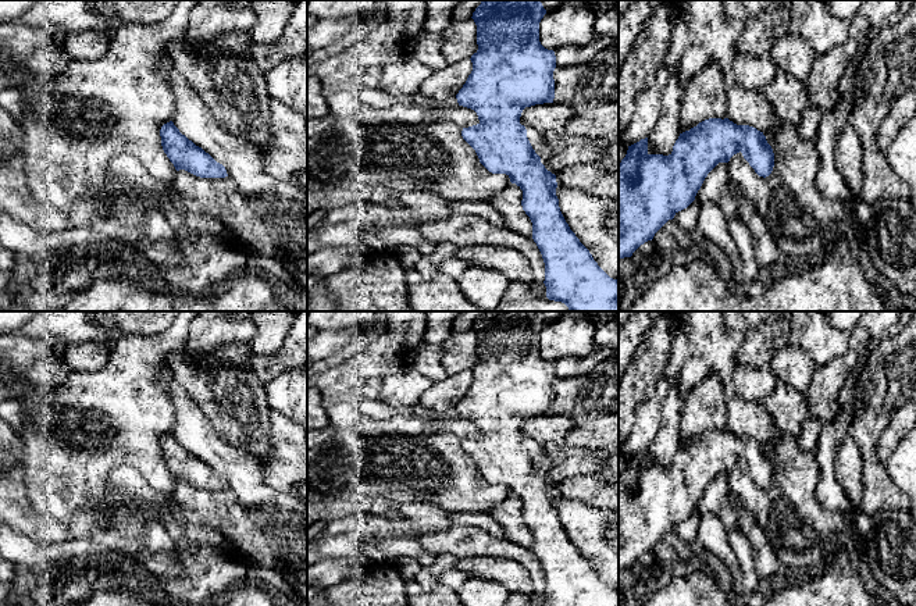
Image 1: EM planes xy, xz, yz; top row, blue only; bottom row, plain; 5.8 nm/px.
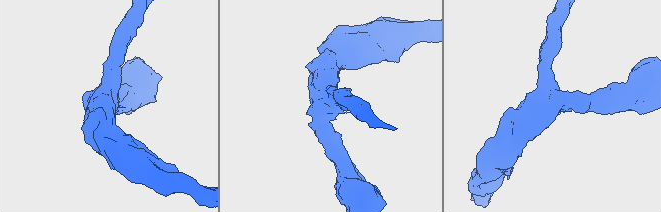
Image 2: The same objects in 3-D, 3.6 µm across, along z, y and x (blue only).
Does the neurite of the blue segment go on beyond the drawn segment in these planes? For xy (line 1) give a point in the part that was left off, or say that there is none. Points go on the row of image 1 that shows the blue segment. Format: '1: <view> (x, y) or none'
1: none

